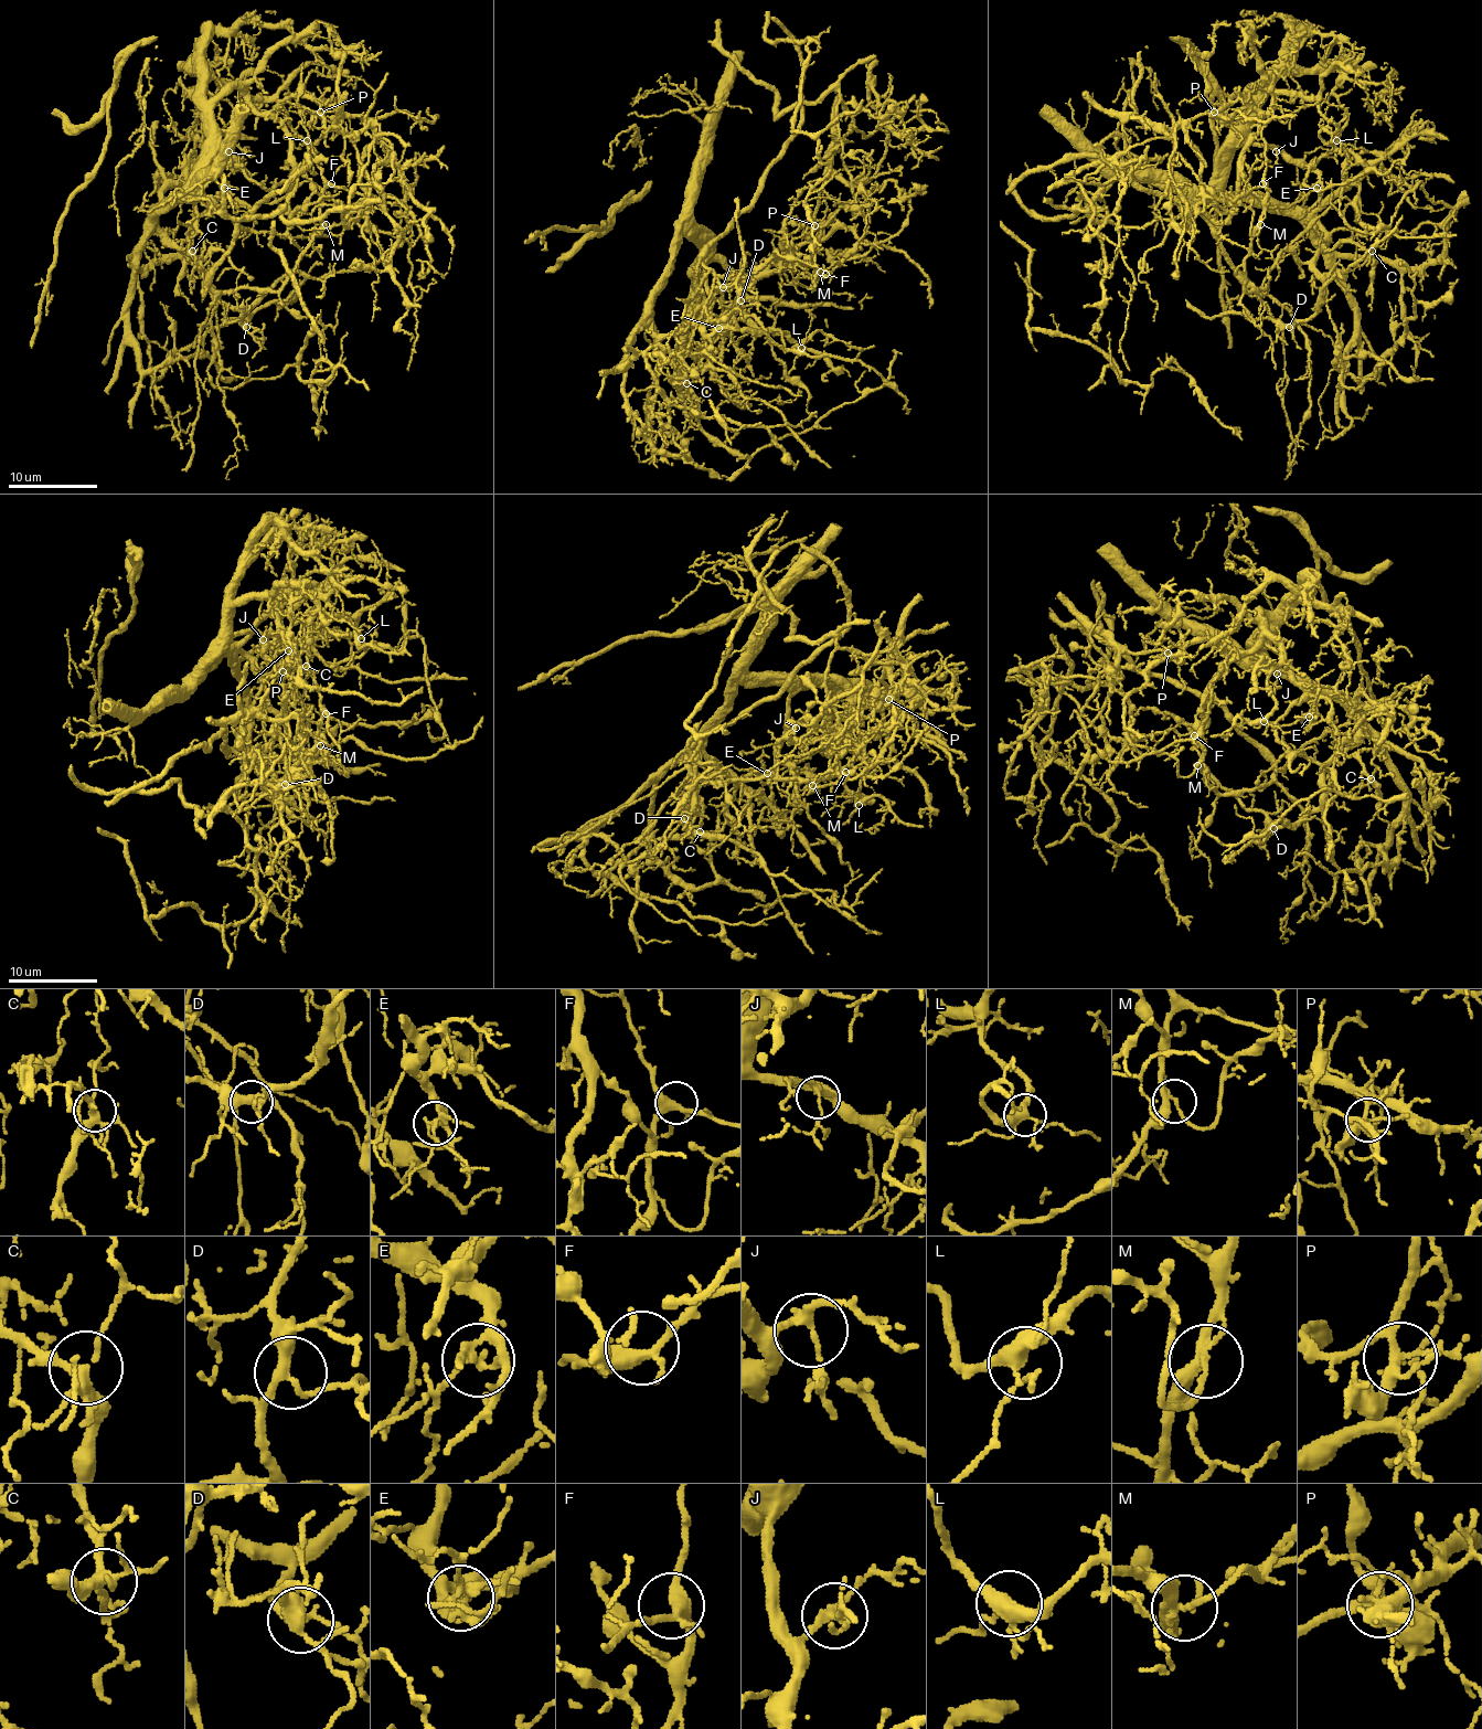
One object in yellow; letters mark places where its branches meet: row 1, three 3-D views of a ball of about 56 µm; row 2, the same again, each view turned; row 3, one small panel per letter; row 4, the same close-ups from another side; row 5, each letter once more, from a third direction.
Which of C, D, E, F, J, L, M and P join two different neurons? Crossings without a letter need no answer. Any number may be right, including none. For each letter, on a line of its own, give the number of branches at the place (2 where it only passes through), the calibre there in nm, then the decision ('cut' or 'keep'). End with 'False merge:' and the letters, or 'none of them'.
C: branches 5; calibre 280 nm; keep
D: branches 3; calibre 320 nm; keep
E: branches 4; calibre 200 nm; keep
F: branches 4; calibre 360 nm; keep
J: branches 3; calibre 180 nm; keep
L: branches 5; calibre 380 nm; keep
M: branches 3; calibre 240 nm; cut
P: branches 7; calibre 280 nm; cut
False merge: M, P

